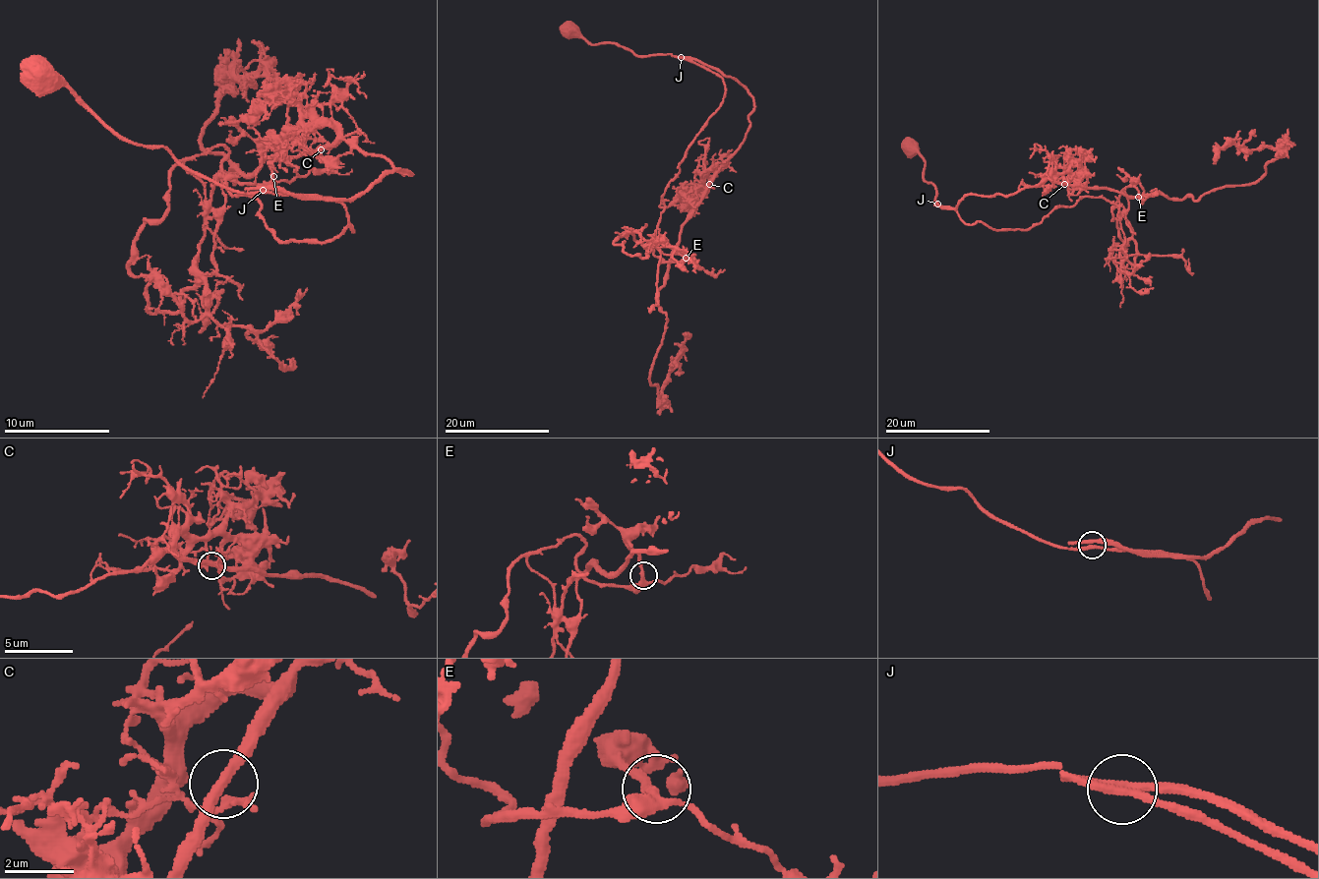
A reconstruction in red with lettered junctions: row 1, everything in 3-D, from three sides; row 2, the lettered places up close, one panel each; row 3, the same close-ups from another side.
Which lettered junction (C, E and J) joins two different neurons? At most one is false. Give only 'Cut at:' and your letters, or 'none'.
Cut at: J

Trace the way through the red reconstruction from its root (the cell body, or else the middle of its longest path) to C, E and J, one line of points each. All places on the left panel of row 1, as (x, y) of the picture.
C: (40, 74), (123, 137), (162, 145), (241, 192), (347, 200), (387, 171), (410, 174), (344, 140), (321, 149)
E: (40, 74), (352, 232), (281, 242), (183, 163), (273, 176)
J: (40, 74), (54, 74), (123, 137), (139, 145), (162, 145), (189, 168), (225, 187), (241, 192), (263, 190)

